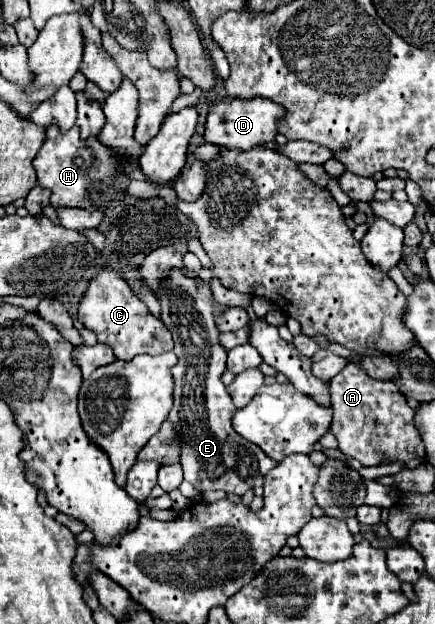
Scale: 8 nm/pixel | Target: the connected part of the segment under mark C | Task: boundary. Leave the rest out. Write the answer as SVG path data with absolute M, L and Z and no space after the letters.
M110 268L98 270L98 274L88 282L88 288L78 302L78 318L86 328L96 332L98 342L112 346L120 360L132 360L136 354L162 354L174 346L172 334L160 318L150 314L146 304L132 292L126 280Z

